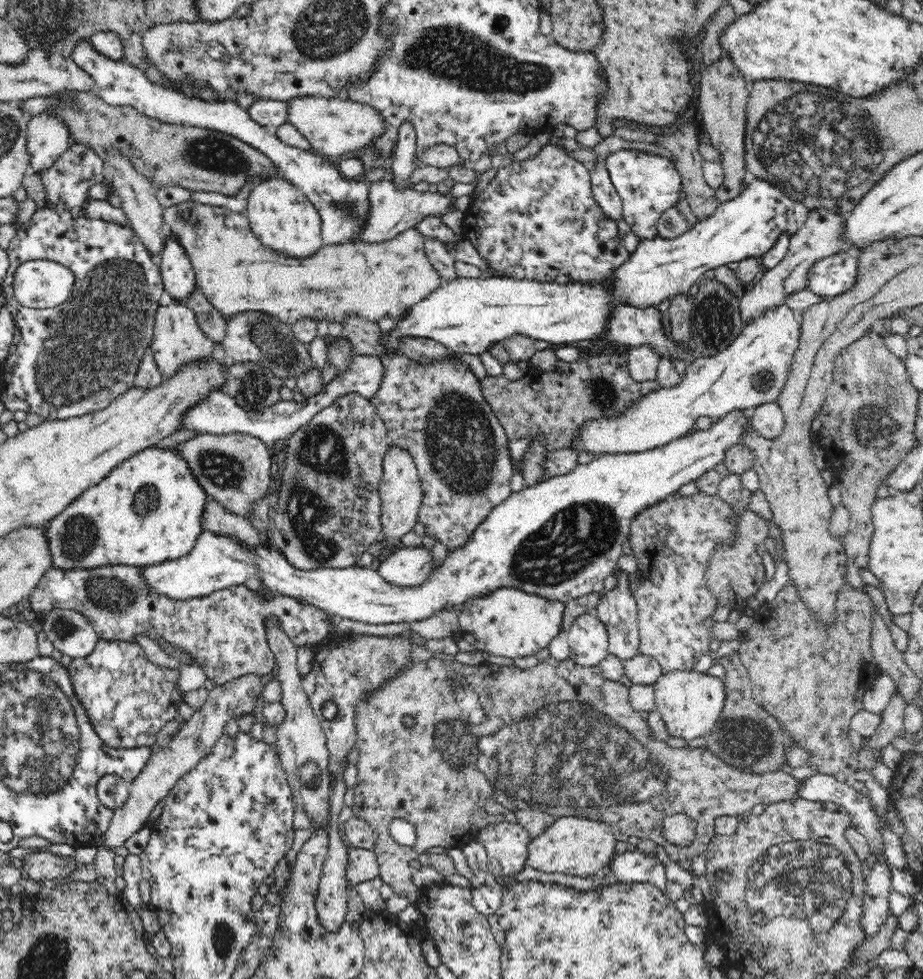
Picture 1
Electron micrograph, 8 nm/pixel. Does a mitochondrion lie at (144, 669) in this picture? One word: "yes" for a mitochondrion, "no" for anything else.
no

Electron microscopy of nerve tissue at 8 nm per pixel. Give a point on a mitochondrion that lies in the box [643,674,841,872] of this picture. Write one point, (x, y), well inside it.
(737, 740)

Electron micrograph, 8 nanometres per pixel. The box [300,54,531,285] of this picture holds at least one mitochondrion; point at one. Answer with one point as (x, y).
(349, 206)

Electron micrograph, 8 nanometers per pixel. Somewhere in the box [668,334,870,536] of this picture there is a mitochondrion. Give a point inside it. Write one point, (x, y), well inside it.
(763, 379)

